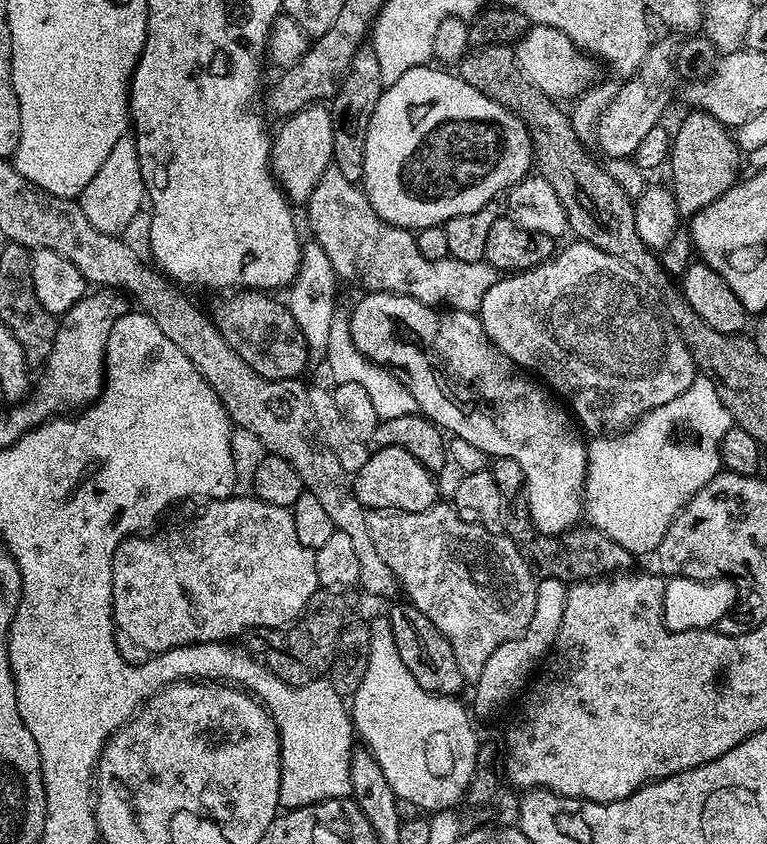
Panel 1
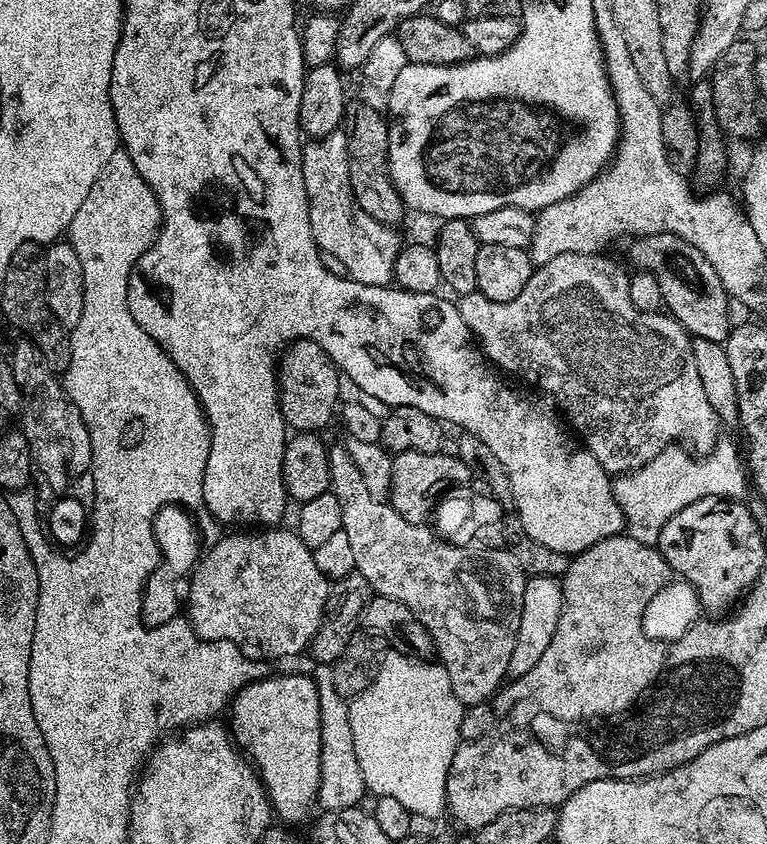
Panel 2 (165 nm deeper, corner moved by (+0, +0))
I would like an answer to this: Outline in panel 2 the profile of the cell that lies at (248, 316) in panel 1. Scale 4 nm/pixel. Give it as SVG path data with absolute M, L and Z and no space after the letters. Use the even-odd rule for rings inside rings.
M301 338L291 341L290 346L283 349L278 360L278 387L280 389L280 409L285 425L293 433L315 432L319 433L332 420L332 415L337 415L338 405L341 403L338 392L338 382L341 373L338 371L336 362L326 354L323 343Z

